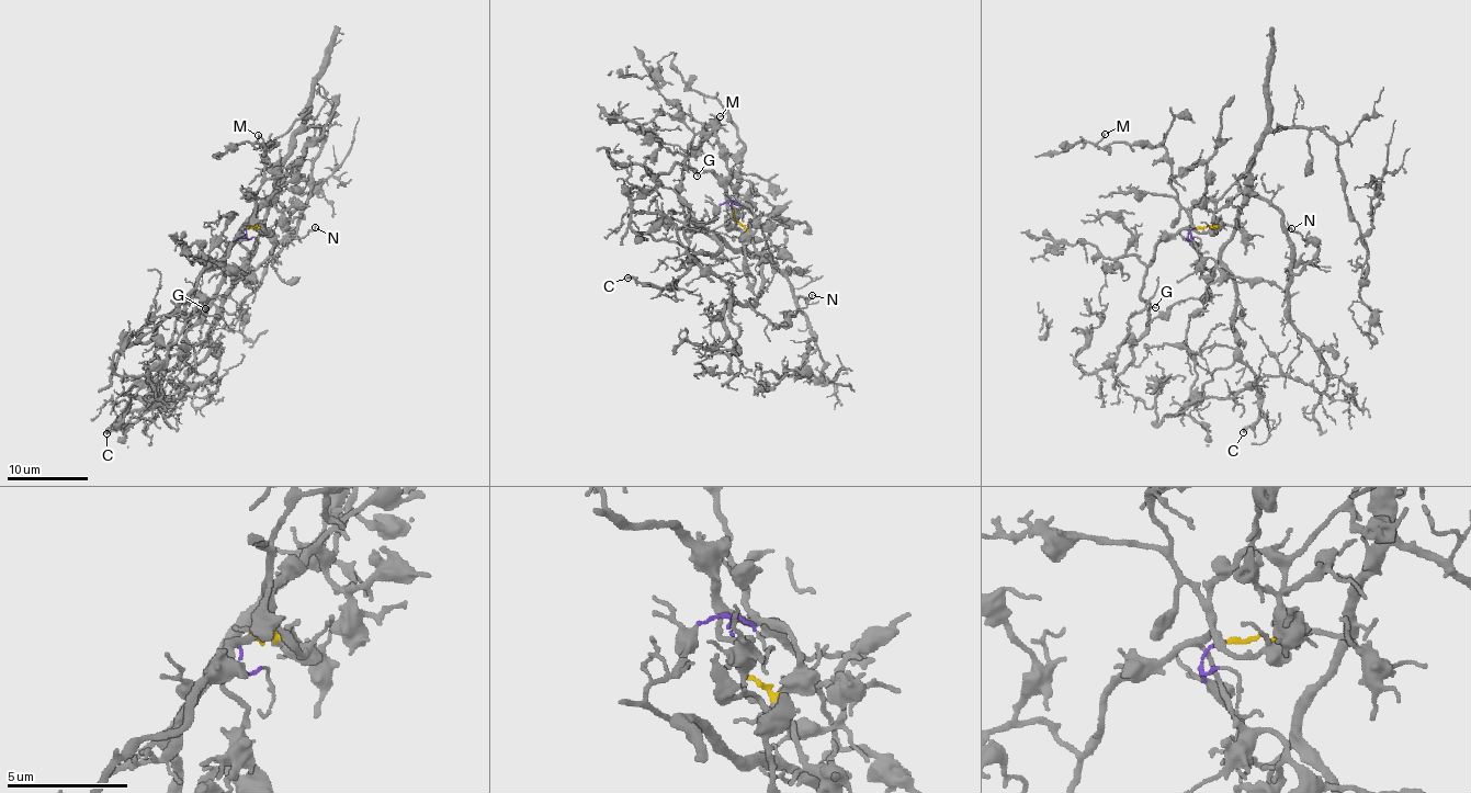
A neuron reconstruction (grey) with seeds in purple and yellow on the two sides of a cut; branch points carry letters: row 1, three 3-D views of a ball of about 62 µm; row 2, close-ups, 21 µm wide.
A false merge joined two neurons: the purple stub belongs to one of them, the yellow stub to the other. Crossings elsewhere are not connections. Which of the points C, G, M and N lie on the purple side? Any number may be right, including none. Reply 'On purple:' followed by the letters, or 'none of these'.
On purple: C, N

